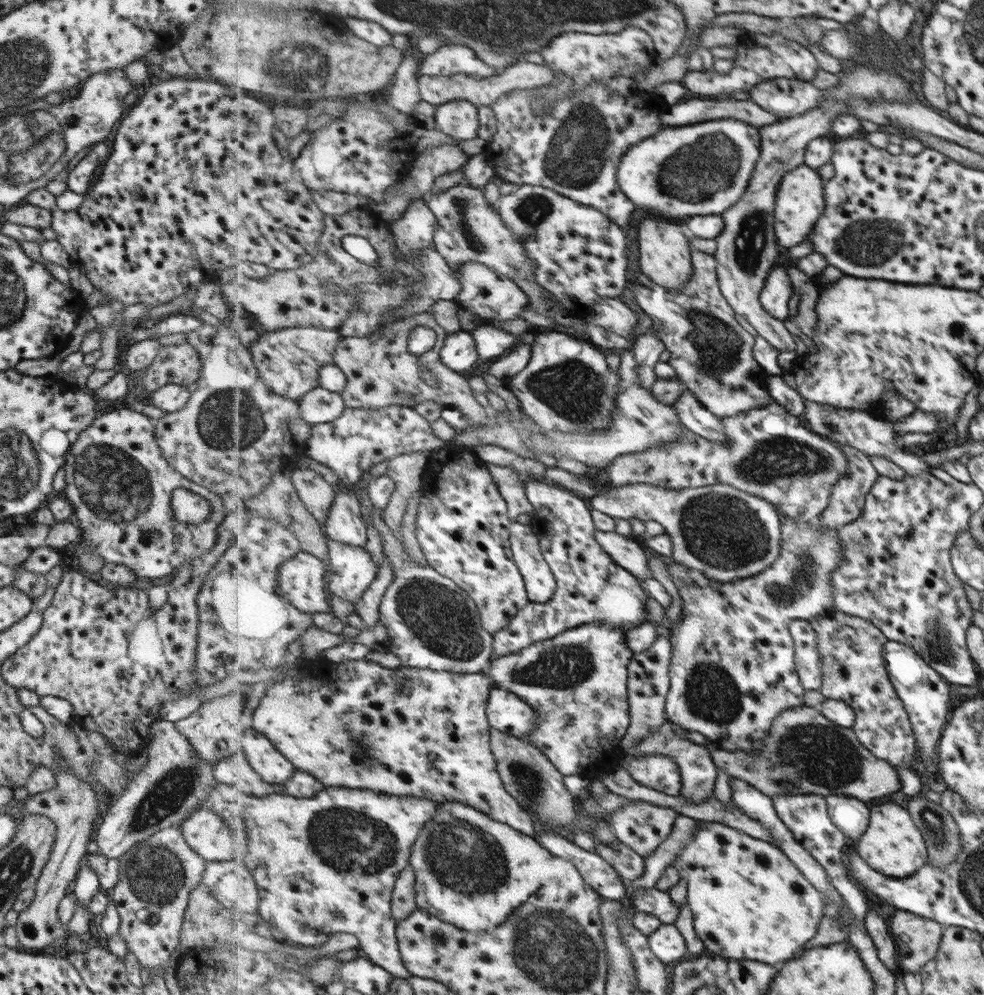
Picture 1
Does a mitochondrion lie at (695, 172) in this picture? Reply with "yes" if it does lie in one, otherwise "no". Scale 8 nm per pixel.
yes

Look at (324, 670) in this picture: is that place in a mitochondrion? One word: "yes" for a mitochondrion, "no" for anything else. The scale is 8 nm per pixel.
no

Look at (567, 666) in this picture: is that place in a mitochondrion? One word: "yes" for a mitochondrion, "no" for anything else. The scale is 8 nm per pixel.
yes

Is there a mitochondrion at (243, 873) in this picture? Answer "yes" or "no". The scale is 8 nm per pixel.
no

